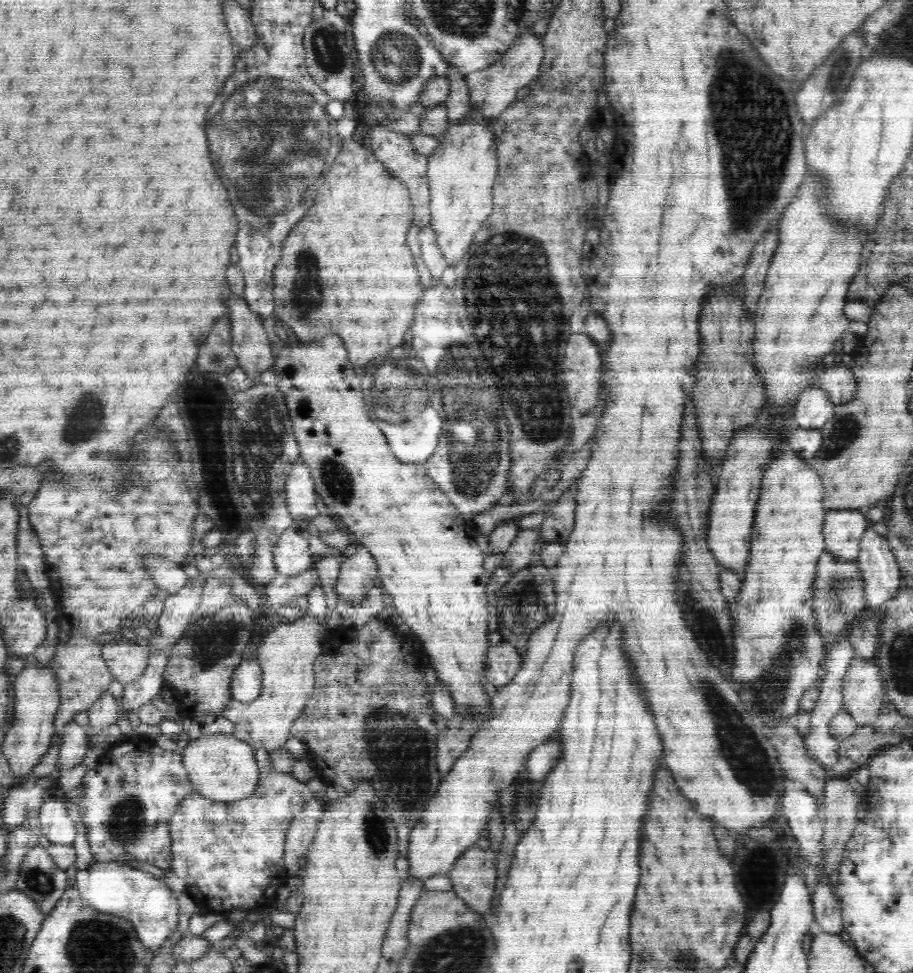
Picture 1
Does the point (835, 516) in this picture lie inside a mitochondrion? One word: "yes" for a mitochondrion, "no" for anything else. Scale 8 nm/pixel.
no

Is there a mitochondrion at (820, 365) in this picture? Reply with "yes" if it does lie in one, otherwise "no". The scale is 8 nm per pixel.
no

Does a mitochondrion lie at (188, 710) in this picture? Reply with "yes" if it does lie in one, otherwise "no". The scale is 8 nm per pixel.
no

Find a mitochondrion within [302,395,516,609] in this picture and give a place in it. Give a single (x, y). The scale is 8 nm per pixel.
(337, 481)

